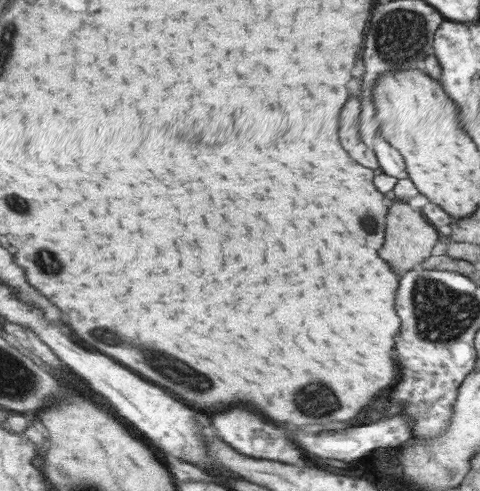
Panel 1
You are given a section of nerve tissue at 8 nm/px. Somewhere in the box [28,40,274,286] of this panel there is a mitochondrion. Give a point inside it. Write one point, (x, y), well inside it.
(38, 267)

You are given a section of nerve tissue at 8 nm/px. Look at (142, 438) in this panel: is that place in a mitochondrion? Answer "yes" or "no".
no

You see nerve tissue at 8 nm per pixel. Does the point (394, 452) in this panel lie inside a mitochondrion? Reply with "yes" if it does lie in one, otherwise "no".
no

